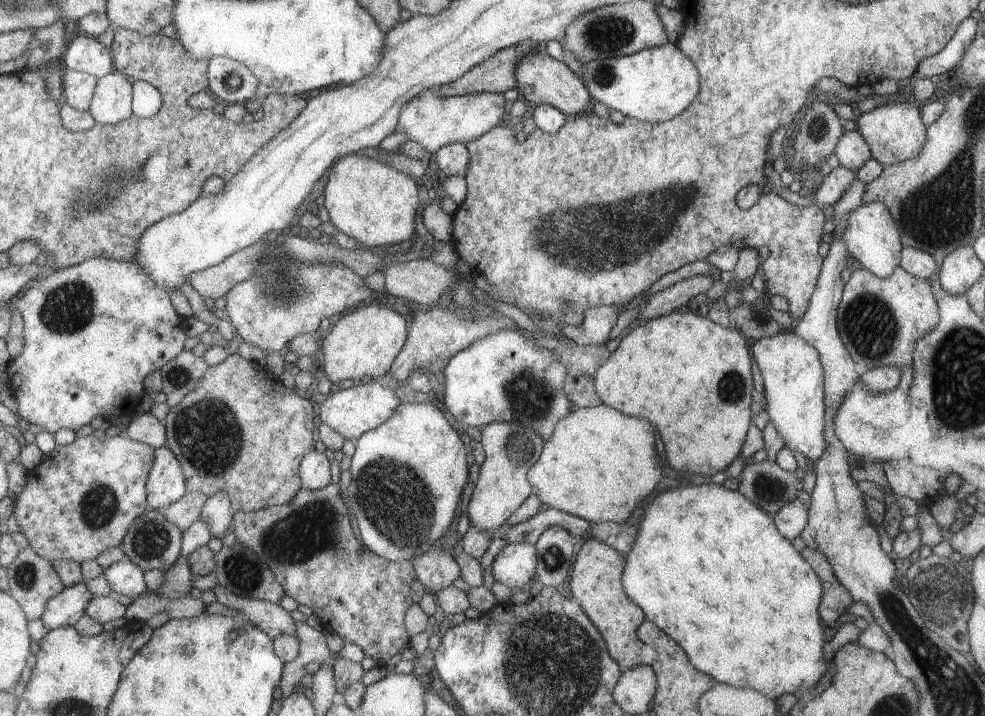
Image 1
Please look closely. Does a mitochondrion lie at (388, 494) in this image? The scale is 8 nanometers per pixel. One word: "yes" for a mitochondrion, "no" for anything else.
yes

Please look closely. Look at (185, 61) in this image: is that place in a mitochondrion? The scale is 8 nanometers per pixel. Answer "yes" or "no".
no

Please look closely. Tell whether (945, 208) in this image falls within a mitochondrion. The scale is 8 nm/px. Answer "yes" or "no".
yes

